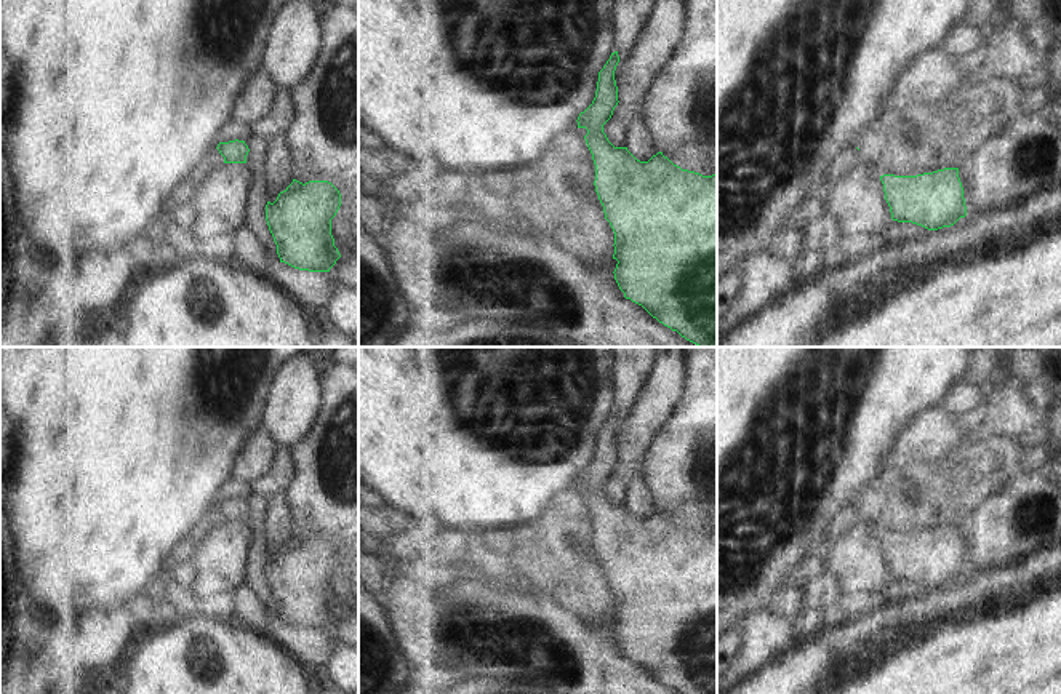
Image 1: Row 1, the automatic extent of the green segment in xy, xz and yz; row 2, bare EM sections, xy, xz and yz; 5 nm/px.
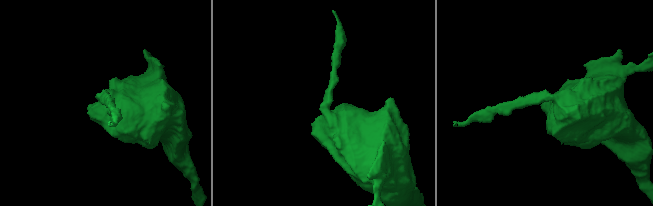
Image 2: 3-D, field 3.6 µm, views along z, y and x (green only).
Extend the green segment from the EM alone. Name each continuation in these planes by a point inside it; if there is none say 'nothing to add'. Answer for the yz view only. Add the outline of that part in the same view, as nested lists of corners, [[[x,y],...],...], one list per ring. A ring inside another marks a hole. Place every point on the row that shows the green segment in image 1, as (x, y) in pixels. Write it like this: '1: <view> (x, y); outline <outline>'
nothing to add

